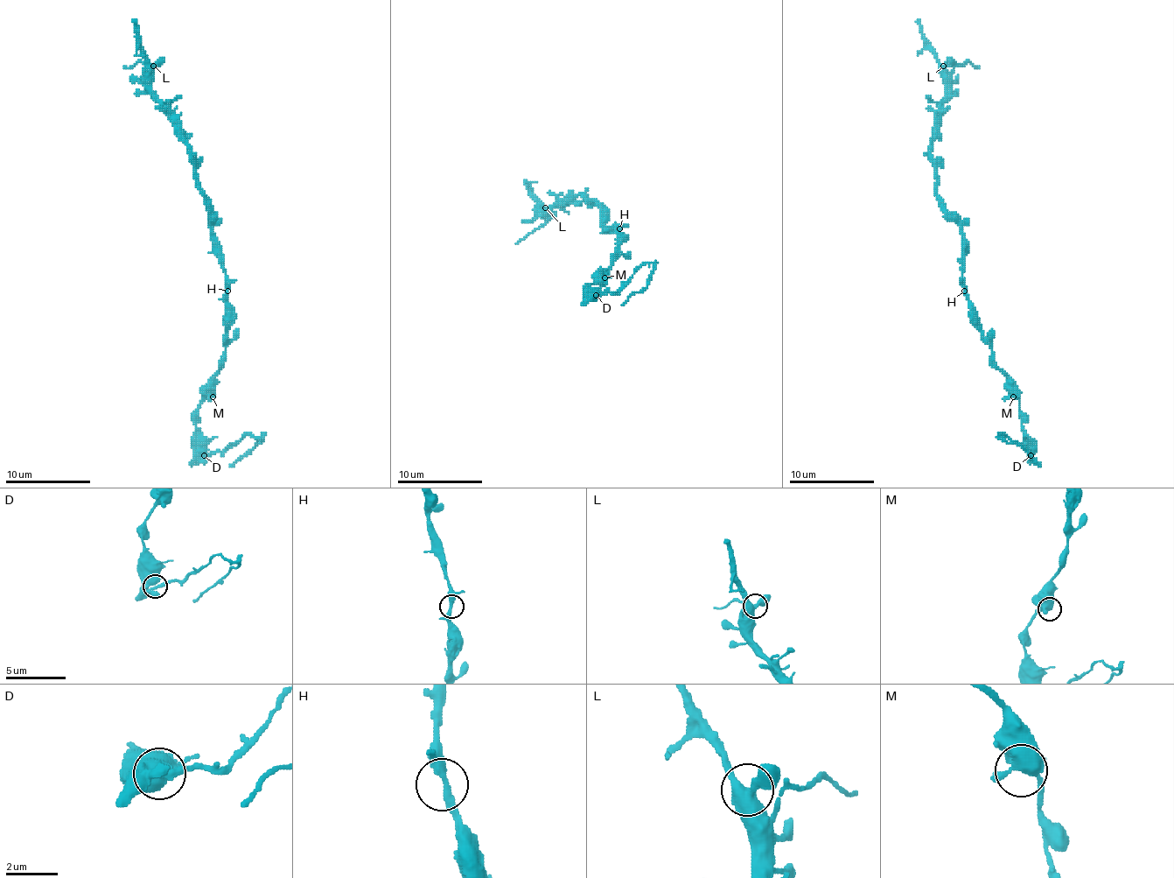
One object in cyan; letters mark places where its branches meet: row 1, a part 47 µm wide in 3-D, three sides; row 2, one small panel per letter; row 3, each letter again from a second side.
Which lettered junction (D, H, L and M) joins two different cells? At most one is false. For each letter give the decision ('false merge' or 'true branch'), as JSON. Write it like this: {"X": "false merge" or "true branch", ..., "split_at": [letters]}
{"D": "false merge", "H": "true branch", "L": "true branch", "M": "true branch", "split_at": ["D"]}

